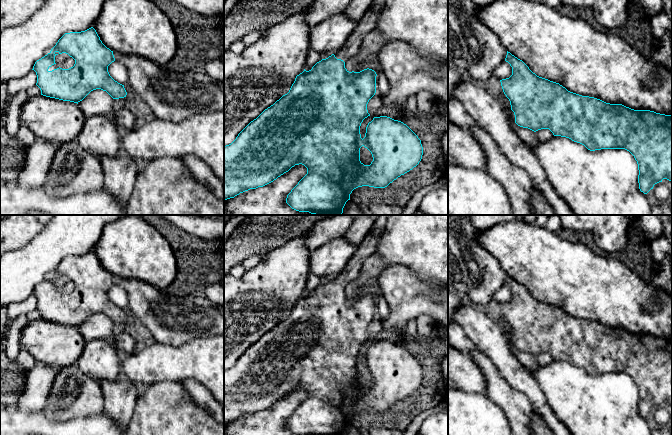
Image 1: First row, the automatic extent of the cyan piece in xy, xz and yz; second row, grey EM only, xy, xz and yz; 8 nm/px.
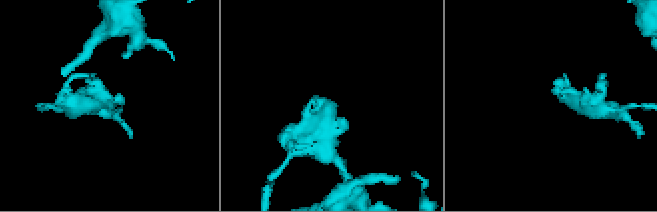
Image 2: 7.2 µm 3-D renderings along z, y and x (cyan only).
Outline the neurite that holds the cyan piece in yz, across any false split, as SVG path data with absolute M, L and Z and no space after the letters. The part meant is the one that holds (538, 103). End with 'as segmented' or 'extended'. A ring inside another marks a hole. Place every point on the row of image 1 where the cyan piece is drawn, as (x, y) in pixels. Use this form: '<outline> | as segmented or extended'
M508 51L505 61L512 67L512 75L500 82L510 101L508 115L511 123L534 132L549 129L554 136L569 138L590 151L629 151L637 161L639 189L644 194L663 179L672 182L672 115L634 110L622 104L610 104L570 92L559 83L537 76L522 60Z | extended

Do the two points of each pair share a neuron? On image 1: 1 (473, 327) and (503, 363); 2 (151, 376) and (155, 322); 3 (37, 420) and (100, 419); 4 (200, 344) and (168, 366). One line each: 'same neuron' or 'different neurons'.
1: same neuron
2: different neurons
3: same neuron
4: same neuron

